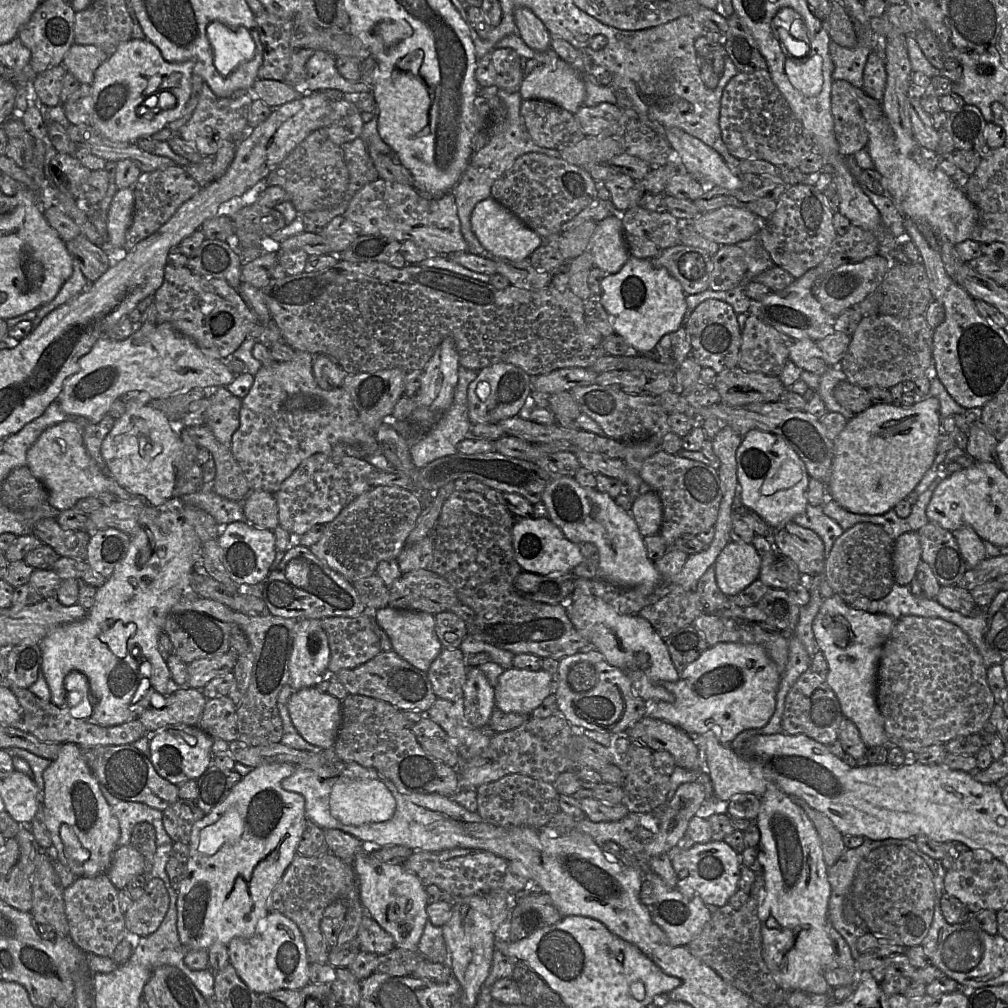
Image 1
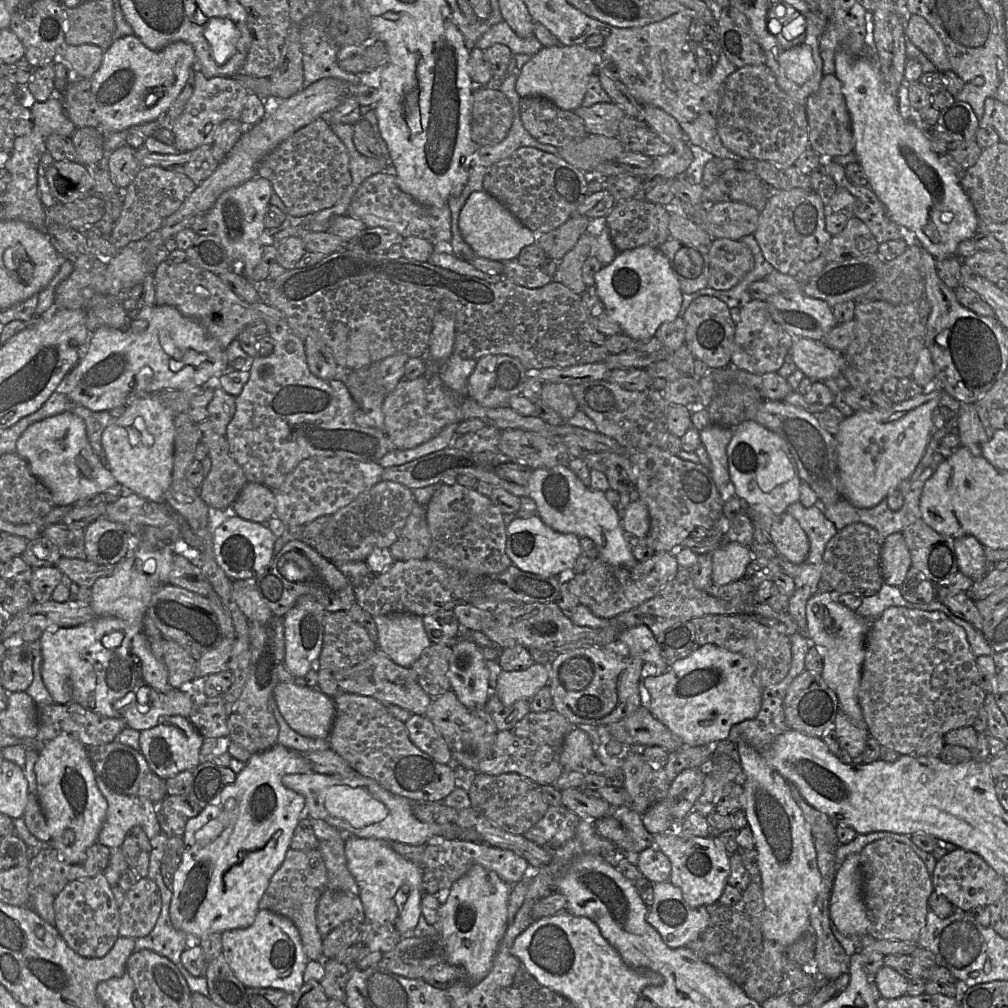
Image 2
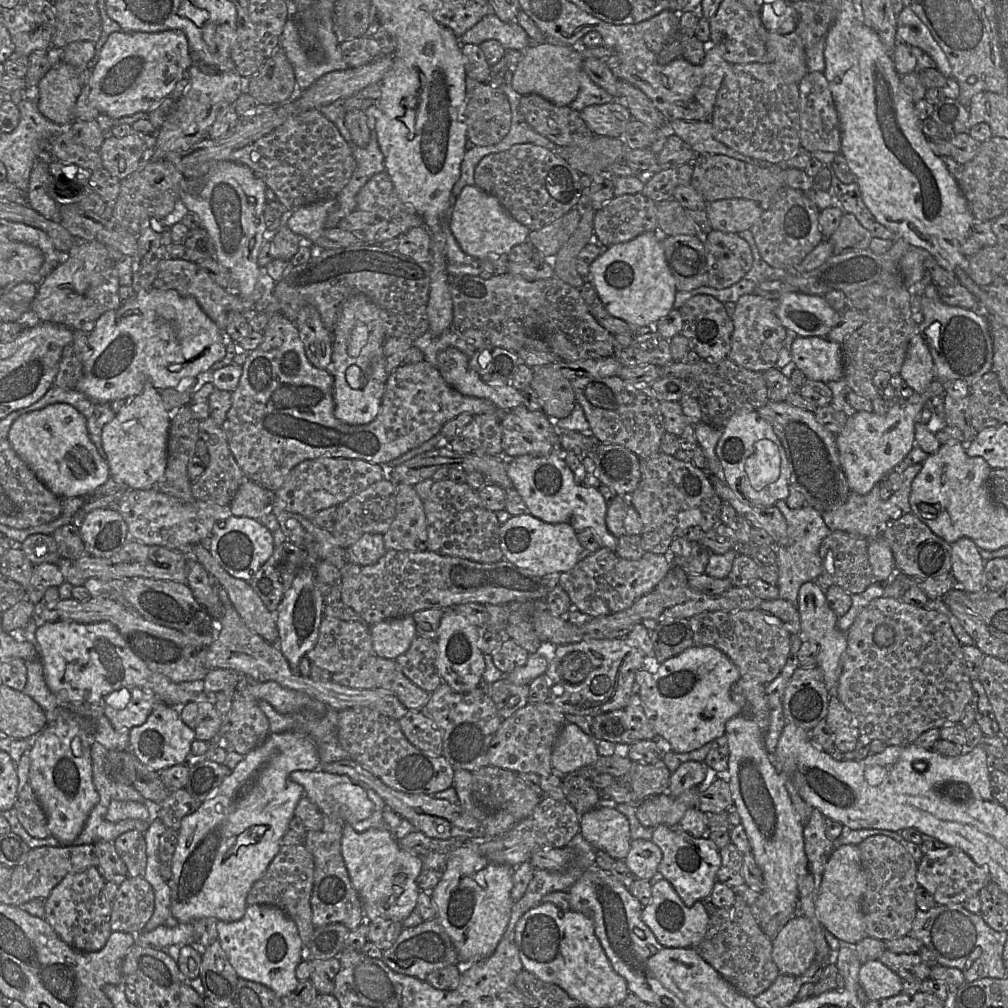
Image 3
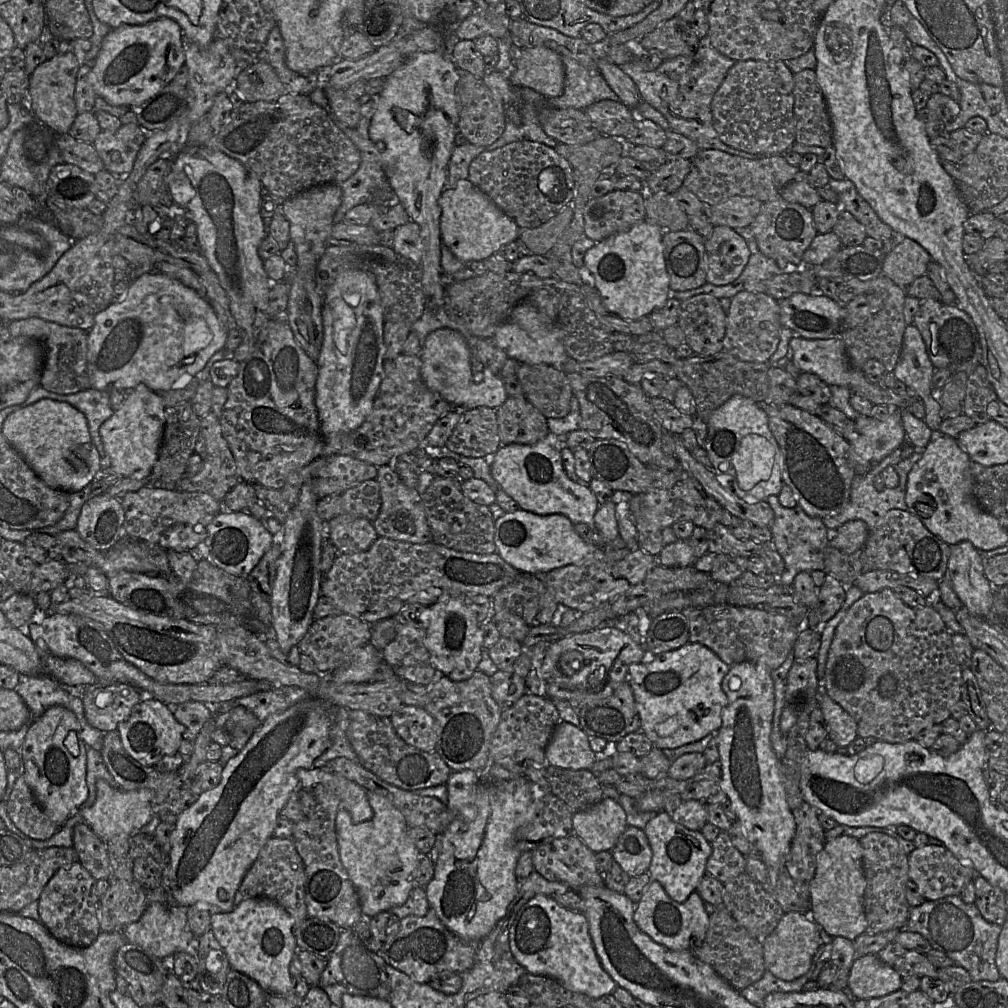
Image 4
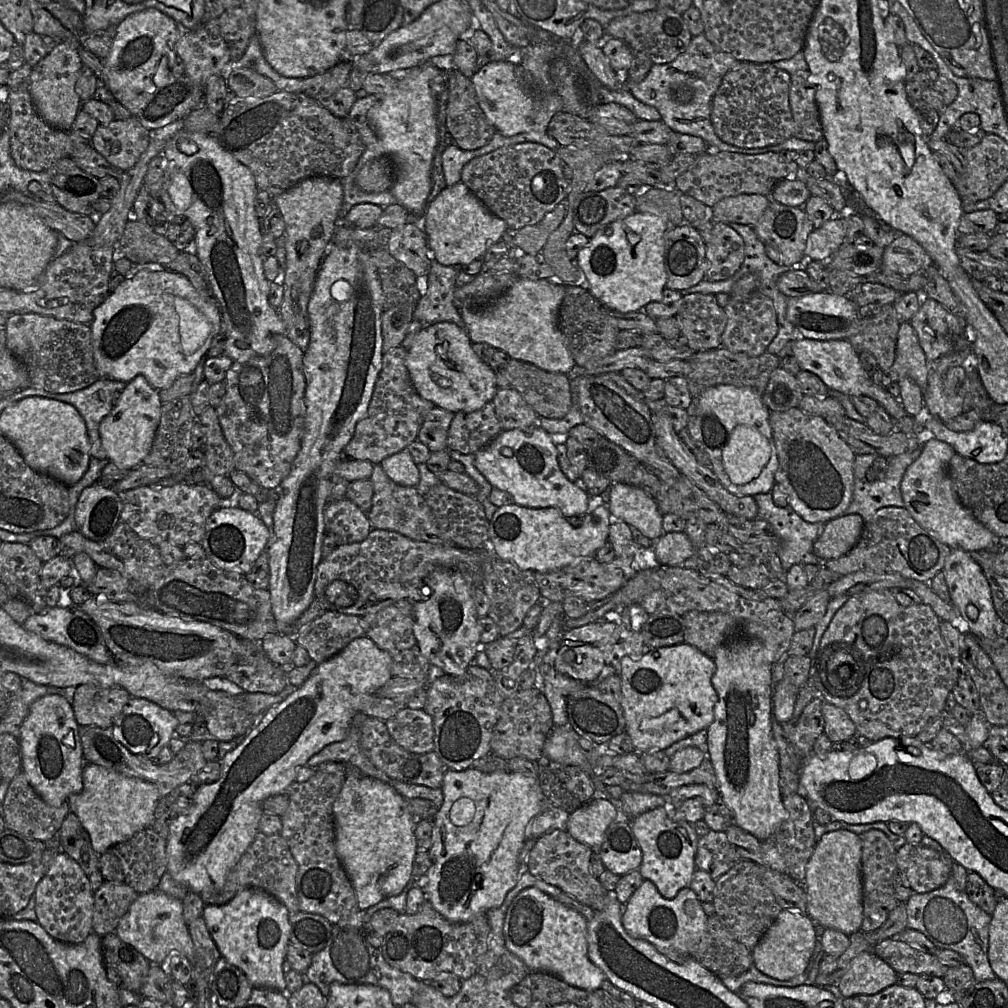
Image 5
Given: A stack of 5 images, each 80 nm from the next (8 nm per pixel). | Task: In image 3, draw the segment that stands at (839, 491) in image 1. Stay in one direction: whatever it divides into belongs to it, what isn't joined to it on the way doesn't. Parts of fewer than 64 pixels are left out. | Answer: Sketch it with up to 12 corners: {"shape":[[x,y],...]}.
{"shape":[[945,392],[859,411],[836,436],[851,492],[868,494],[915,446],[926,404]]}

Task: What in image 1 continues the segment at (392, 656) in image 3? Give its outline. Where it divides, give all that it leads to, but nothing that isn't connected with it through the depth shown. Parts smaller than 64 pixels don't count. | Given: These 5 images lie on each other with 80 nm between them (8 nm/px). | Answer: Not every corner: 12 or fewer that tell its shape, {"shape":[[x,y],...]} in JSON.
{"shape":[[386,607],[372,617],[392,650],[424,672],[443,650],[432,614]]}

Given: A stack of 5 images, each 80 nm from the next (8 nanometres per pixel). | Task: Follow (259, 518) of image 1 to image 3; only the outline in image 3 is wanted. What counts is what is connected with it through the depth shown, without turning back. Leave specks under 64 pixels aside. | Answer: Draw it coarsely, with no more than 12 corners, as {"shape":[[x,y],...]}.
{"shape":[[244,480],[227,508],[258,520],[271,511],[272,494]]}

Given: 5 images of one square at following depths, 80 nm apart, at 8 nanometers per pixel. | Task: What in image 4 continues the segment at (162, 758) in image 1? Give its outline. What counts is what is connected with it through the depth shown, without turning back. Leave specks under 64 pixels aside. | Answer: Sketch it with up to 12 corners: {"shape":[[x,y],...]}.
{"shape":[[143,698],[118,726],[126,750],[154,767],[179,753],[187,727]]}

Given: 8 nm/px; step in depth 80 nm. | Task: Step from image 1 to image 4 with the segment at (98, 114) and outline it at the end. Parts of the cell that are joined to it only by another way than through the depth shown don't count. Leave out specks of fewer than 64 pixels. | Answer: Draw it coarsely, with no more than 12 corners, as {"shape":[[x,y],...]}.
{"shape":[[159,18],[104,38],[96,96],[140,105],[185,64],[181,26]]}

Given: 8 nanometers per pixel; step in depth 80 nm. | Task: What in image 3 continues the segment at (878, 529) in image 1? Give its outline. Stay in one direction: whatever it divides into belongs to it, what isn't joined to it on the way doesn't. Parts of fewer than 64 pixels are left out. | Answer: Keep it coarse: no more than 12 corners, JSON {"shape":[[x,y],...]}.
{"shape":[[843,531],[821,543],[823,574],[850,594],[875,583],[869,540]]}

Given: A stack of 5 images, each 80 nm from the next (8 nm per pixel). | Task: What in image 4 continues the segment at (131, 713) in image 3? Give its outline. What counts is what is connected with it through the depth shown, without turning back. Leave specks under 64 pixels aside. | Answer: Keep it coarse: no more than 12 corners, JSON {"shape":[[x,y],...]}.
{"shape":[[127,683],[86,686],[88,722],[117,730],[145,697]]}

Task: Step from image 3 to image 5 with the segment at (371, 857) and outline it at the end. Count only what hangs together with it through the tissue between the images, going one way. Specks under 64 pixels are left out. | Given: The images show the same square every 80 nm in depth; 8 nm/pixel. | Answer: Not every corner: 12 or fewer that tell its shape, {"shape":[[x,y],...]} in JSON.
{"shape":[[347,772],[336,853],[359,909],[400,894],[417,819],[388,783]]}

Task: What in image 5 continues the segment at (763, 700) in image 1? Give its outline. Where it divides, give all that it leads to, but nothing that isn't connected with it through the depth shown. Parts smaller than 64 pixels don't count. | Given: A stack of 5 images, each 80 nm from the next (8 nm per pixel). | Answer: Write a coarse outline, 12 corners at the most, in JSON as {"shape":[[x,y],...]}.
{"shape":[[685,642],[621,659],[636,754],[706,730],[712,658]]}

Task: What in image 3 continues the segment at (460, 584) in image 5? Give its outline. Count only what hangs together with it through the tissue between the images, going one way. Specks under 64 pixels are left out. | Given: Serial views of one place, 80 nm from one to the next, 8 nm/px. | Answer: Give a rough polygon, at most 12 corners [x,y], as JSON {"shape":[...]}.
{"shape":[[453,609],[437,630],[436,668],[458,693],[483,684],[477,627]]}

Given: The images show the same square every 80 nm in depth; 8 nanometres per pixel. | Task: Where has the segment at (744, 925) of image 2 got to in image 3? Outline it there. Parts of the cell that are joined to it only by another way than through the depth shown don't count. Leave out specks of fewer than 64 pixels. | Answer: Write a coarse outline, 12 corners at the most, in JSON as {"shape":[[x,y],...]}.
{"shape":[[744,898],[692,946],[749,998],[780,975]]}

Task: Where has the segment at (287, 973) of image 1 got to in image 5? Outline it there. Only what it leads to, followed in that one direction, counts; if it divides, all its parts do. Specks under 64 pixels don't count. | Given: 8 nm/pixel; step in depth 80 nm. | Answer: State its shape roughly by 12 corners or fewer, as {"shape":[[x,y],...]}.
{"shape":[[246,888],[202,918],[253,987],[287,993],[289,912]]}

